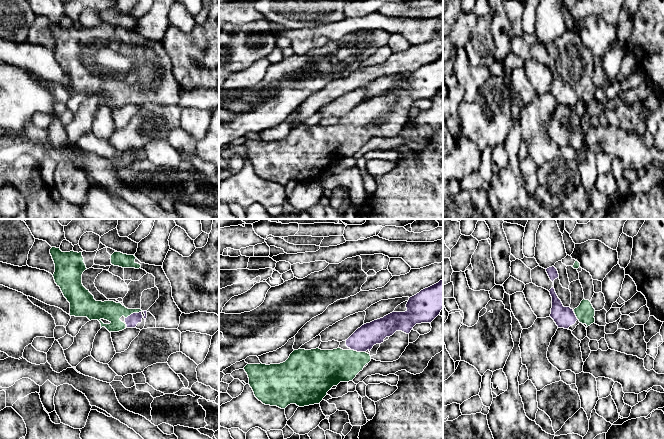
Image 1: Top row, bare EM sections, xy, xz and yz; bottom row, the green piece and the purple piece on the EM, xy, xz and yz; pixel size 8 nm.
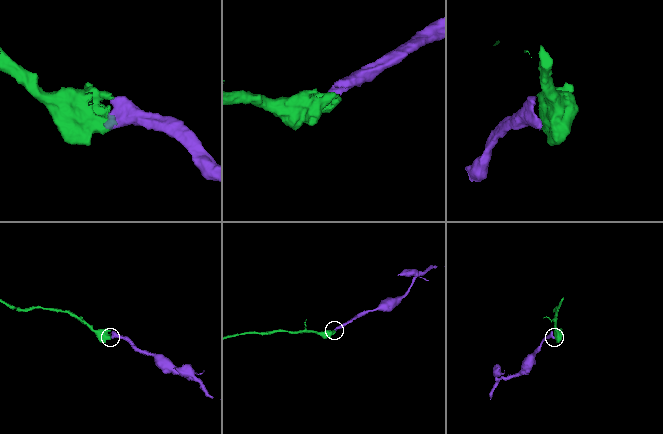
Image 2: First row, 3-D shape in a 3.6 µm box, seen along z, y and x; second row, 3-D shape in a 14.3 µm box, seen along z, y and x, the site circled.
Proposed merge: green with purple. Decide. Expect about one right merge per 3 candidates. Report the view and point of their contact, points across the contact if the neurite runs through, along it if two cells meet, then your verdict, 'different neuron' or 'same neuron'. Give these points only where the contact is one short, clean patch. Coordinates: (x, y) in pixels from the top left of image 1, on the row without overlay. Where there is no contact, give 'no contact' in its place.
meets green in xy at (133, 88); runs through xy (111, 87), (133, 88), (131, 97); same neuron

